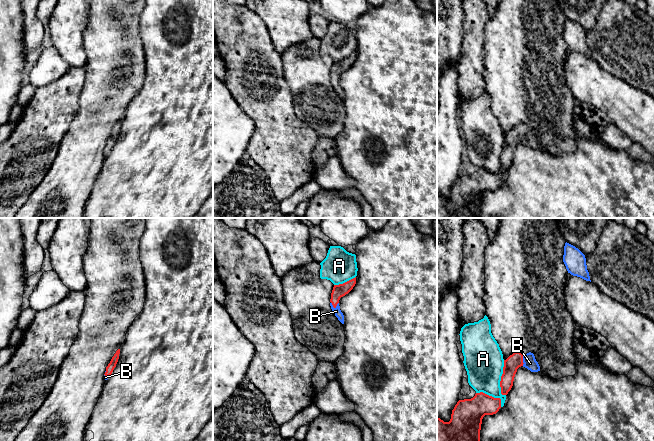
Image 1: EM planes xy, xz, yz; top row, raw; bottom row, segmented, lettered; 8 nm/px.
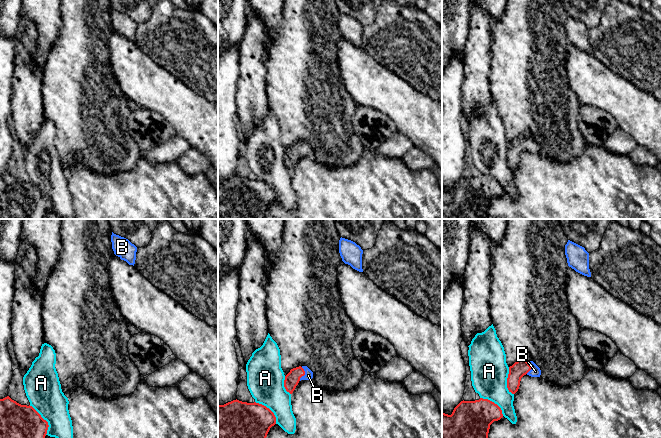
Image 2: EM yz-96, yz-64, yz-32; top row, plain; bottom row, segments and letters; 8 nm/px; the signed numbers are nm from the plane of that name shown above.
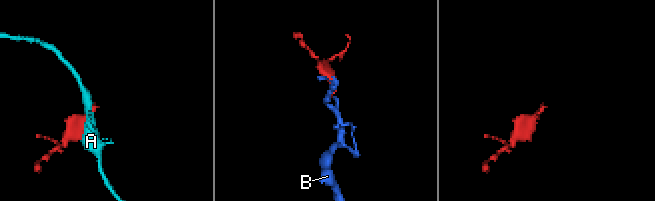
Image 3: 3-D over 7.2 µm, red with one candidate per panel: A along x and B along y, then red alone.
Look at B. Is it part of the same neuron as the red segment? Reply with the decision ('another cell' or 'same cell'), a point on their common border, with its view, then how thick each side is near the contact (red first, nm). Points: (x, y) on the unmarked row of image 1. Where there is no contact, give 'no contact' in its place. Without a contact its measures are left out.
same cell | xz (335, 82) | 100/60 nm

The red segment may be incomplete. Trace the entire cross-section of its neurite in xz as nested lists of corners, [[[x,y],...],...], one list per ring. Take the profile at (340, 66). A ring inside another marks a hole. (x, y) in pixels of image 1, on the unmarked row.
[[[356,53],[343,60],[334,61],[331,69],[331,75],[330,75],[331,85],[342,100],[344,100],[344,91],[340,86],[339,76],[341,73],[348,70],[353,65],[355,60],[356,60]]]

